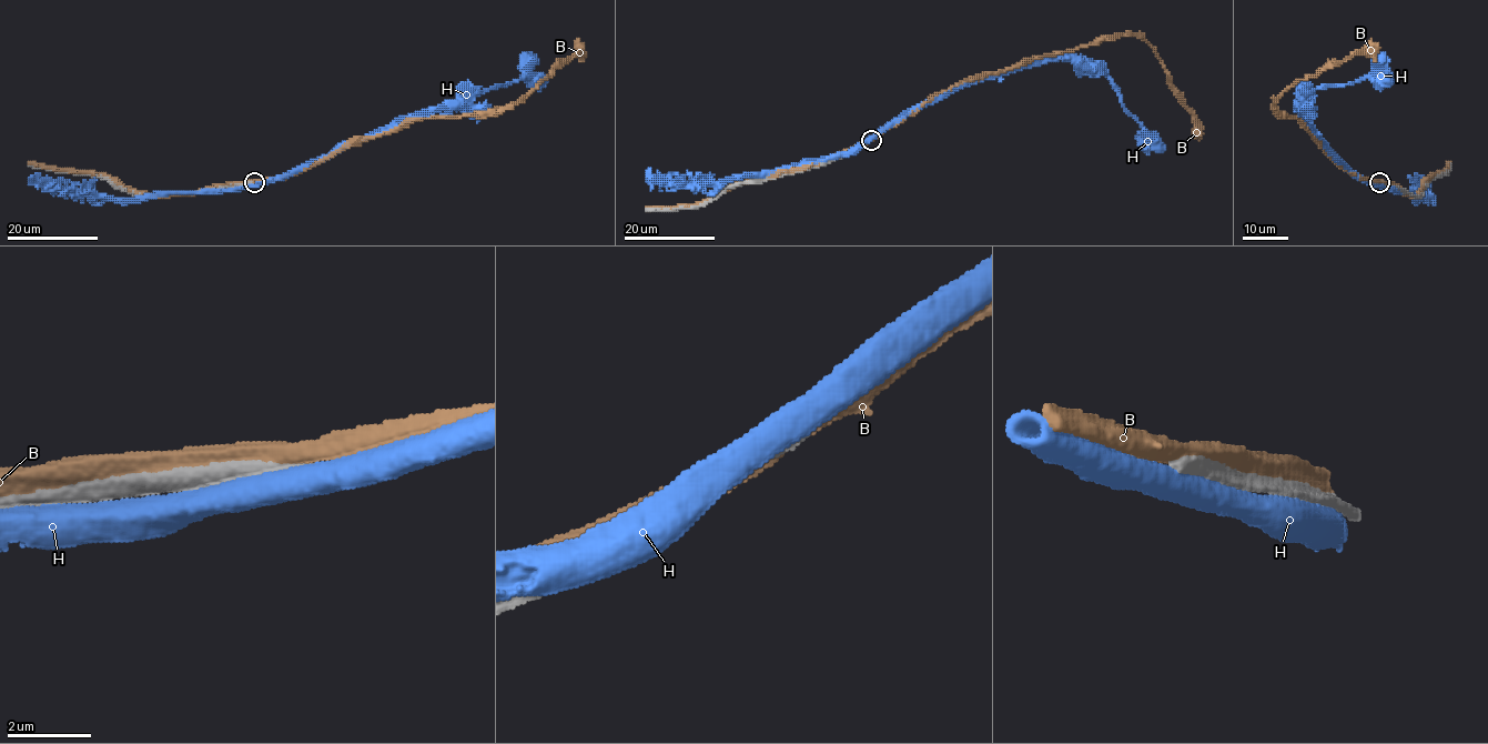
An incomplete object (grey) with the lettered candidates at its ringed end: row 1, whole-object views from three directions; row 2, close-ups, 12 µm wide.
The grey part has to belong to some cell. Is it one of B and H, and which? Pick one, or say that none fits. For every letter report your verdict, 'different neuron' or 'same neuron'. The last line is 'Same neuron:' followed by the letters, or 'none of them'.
B: different neuron
H: different neuron
Same neuron: none of them

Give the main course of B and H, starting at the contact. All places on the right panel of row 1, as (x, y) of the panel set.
B: (1383, 183), (1352, 173), (1319, 146), (1295, 118), (1284, 116), (1274, 104), (1297, 81), (1317, 76), (1378, 43)
H: (1383, 184), (1360, 178), (1319, 138), (1298, 112), (1301, 92)

